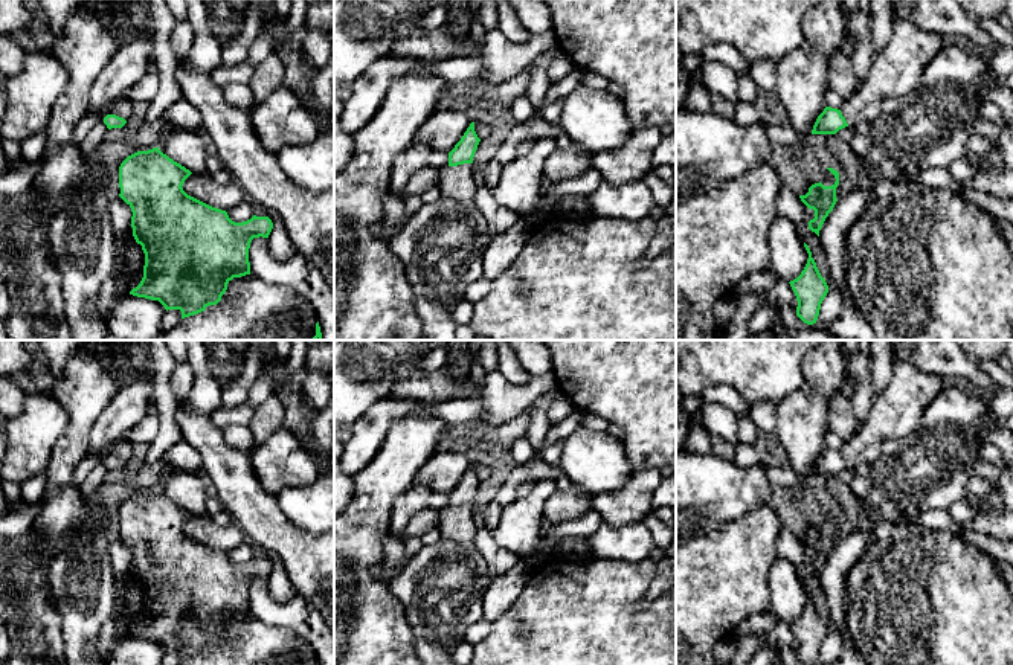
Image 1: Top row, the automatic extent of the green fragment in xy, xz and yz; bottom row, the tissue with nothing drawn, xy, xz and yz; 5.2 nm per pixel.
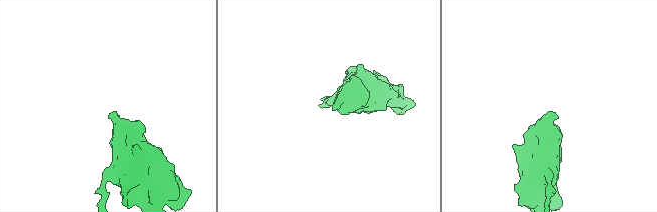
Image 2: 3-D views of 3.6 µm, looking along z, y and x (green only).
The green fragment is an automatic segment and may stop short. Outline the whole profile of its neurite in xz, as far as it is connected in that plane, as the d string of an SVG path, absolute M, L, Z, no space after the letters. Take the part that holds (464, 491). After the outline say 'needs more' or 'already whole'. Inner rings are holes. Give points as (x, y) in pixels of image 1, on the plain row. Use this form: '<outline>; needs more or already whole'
M471 464L461 482L449 494L449 506L441 509L441 519L436 526L441 537L474 546L478 528L474 525L476 509L473 508L473 499L479 483L474 464Z; needs more

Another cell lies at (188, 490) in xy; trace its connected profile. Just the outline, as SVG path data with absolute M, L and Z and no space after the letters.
M177 471L166 474L159 491L192 516L206 517L207 482L201 474Z

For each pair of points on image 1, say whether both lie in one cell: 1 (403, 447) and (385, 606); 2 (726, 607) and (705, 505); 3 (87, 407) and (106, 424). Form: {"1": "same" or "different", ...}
{"1": "same", "2": "different", "3": "different"}

